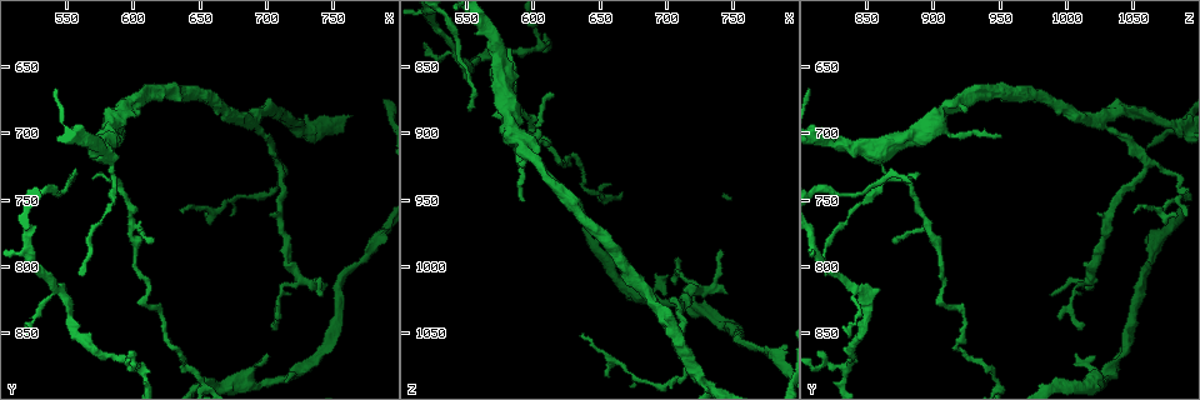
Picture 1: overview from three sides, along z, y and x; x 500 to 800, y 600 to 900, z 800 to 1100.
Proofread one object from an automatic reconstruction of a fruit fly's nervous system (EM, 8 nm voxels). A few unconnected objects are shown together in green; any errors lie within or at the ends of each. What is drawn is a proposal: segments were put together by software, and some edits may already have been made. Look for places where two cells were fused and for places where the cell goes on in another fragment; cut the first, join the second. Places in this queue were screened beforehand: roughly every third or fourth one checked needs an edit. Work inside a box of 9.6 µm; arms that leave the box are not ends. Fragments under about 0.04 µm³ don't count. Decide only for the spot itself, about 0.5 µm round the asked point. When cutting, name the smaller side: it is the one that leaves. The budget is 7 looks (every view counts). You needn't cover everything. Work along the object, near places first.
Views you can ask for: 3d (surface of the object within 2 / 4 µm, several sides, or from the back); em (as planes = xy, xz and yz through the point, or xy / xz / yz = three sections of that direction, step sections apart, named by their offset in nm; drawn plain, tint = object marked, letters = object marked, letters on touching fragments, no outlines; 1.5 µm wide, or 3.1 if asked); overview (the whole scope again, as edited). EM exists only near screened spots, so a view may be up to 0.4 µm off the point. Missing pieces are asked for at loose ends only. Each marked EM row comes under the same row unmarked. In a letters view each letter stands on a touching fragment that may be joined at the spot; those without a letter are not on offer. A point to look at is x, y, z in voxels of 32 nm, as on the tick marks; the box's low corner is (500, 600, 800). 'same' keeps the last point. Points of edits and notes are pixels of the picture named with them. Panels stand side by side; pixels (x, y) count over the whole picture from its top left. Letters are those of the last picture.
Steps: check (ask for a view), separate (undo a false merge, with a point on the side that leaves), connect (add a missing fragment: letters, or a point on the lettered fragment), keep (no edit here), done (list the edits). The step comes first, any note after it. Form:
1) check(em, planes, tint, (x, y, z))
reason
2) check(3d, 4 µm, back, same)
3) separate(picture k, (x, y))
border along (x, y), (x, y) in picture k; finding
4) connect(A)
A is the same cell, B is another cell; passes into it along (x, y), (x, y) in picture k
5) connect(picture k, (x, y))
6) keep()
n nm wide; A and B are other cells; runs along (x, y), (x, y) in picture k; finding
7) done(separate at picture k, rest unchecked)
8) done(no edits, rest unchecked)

check(3d, 2 µm, back, (736, 868, 1044))
thin neck

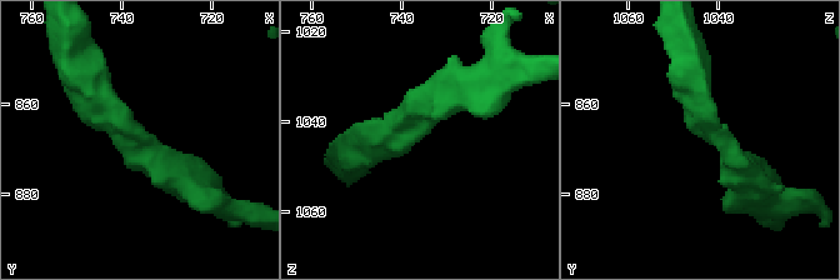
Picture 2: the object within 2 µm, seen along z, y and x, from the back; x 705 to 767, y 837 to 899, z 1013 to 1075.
check(em, planes, letters, (738, 866, 1042))
arms of 240, 260 nm

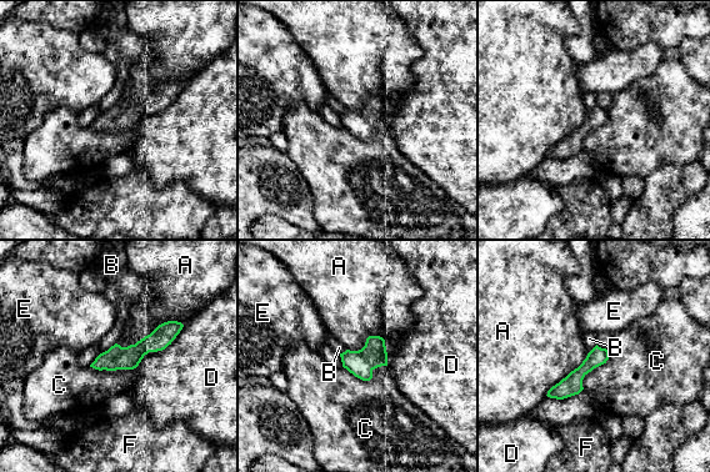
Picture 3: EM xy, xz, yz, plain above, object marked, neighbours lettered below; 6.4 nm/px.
keep()
A touches over 460 nm; A, B, C, D, E and F are other cells; border along (386, 365), (369, 380), (343, 366) in picture 3; one cell here

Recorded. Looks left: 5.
check(em, planes, tint, (632, 860, 916))
abrupt turn

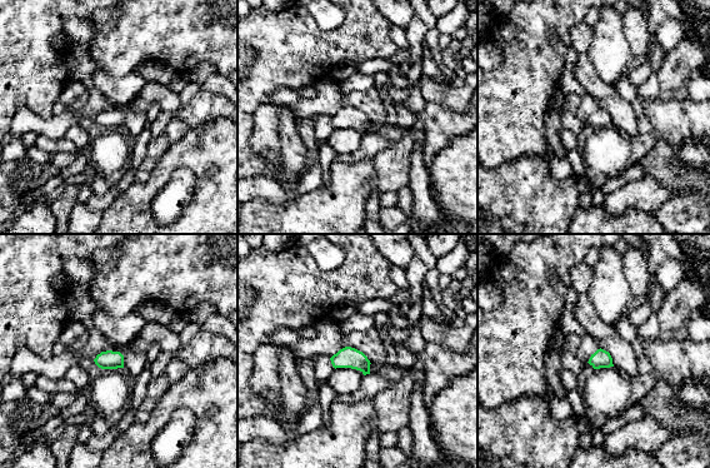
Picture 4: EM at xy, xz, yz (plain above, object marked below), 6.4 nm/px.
check(em, planes, letters, same)

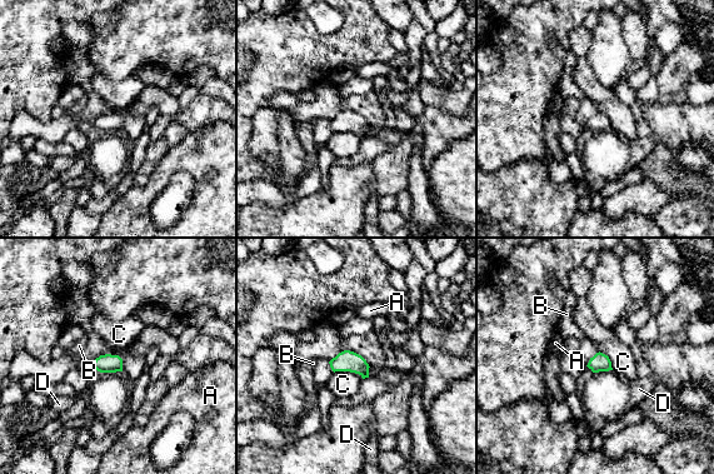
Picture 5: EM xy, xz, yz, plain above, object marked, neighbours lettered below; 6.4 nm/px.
keep()
A, B, C and D are other cells; border along (334, 372), (354, 372), (363, 378) in picture 5; one cell here

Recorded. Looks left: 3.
check(em, planes, letters, (616, 780, 870))
branch stops here

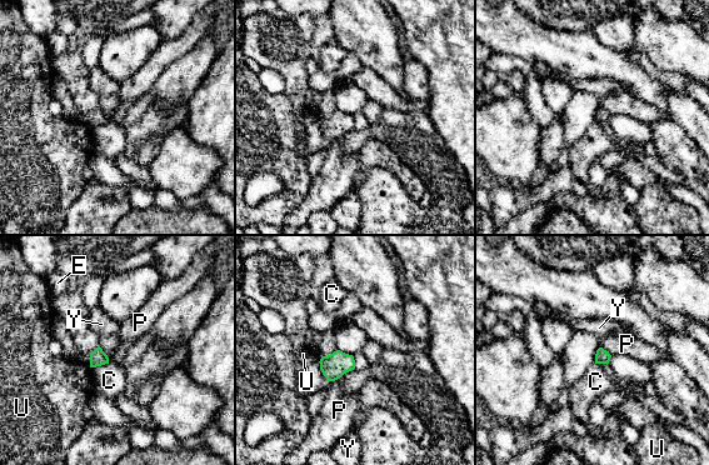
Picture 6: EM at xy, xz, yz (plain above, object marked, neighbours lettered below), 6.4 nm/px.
keep()
C, E, P, U and Y are other cells; no lettered fragment goes on from it

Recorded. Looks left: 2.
done(no edits, rest unchecked)

